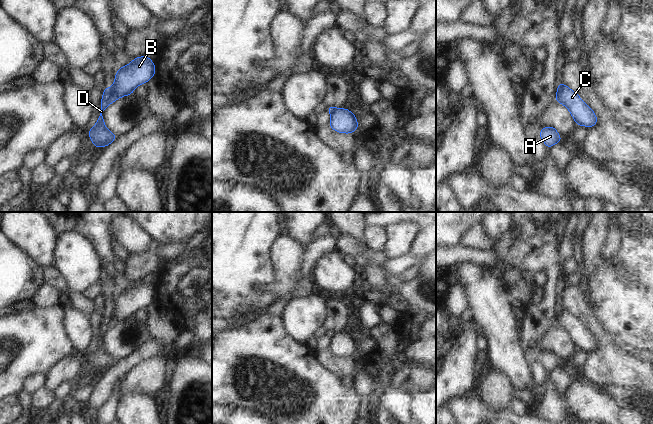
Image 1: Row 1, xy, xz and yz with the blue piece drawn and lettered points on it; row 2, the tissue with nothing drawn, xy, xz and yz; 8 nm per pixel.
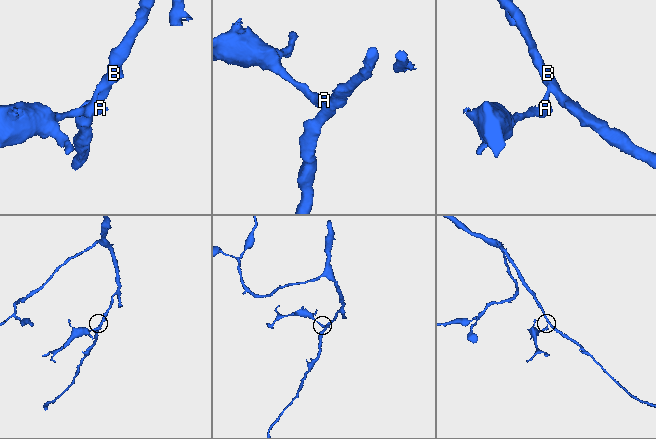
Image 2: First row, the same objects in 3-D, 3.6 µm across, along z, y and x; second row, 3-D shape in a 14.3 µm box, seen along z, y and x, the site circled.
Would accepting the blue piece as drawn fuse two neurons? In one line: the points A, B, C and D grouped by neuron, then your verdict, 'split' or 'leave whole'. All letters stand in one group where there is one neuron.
groups A D / B C; split

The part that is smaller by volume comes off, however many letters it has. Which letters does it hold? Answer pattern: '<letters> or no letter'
A, D

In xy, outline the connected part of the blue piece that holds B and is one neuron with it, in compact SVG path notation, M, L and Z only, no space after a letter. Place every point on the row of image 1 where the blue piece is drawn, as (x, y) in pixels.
M148 55L136 57L130 64L119 67L110 88L111 101L115 102L120 97L133 94L138 85L146 84L155 76L156 69Z

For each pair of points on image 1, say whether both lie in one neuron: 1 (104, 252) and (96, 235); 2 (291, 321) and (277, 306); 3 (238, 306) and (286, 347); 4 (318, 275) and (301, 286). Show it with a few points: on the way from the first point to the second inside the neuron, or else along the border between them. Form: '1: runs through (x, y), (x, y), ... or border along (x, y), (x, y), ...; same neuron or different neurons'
1: runs through (103, 248), (100, 239); same neuron
2: border along (302, 298), (291, 298), (285, 305), (281, 317); different neurons
3: border along (263, 309), (259, 309), (256, 312); different neurons
4: border along (319, 258), (311, 270), (312, 283); different neurons

